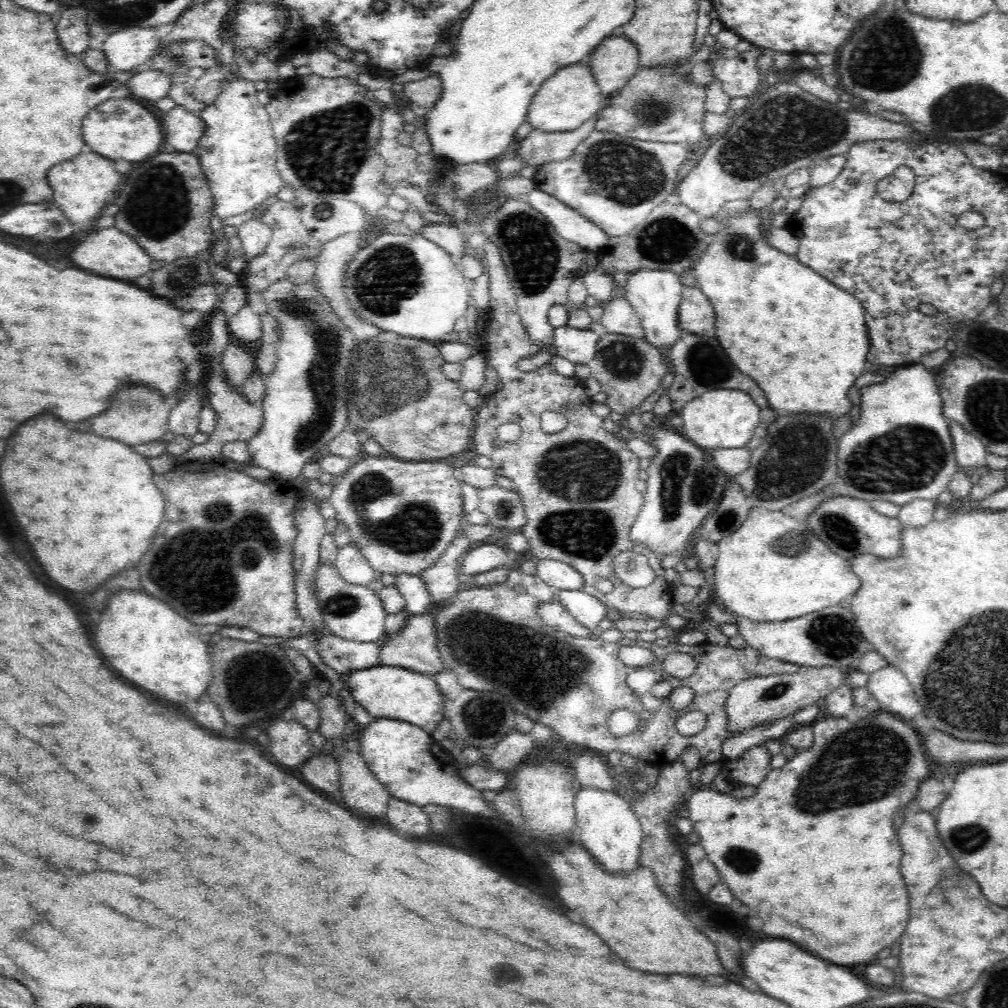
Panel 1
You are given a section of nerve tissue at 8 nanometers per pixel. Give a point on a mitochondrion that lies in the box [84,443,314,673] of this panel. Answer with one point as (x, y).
(172, 572)

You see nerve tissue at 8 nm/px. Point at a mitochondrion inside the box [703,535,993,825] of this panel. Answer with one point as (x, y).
(852, 767)

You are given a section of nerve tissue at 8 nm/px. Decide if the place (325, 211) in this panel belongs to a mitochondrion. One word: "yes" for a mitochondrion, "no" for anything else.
yes

